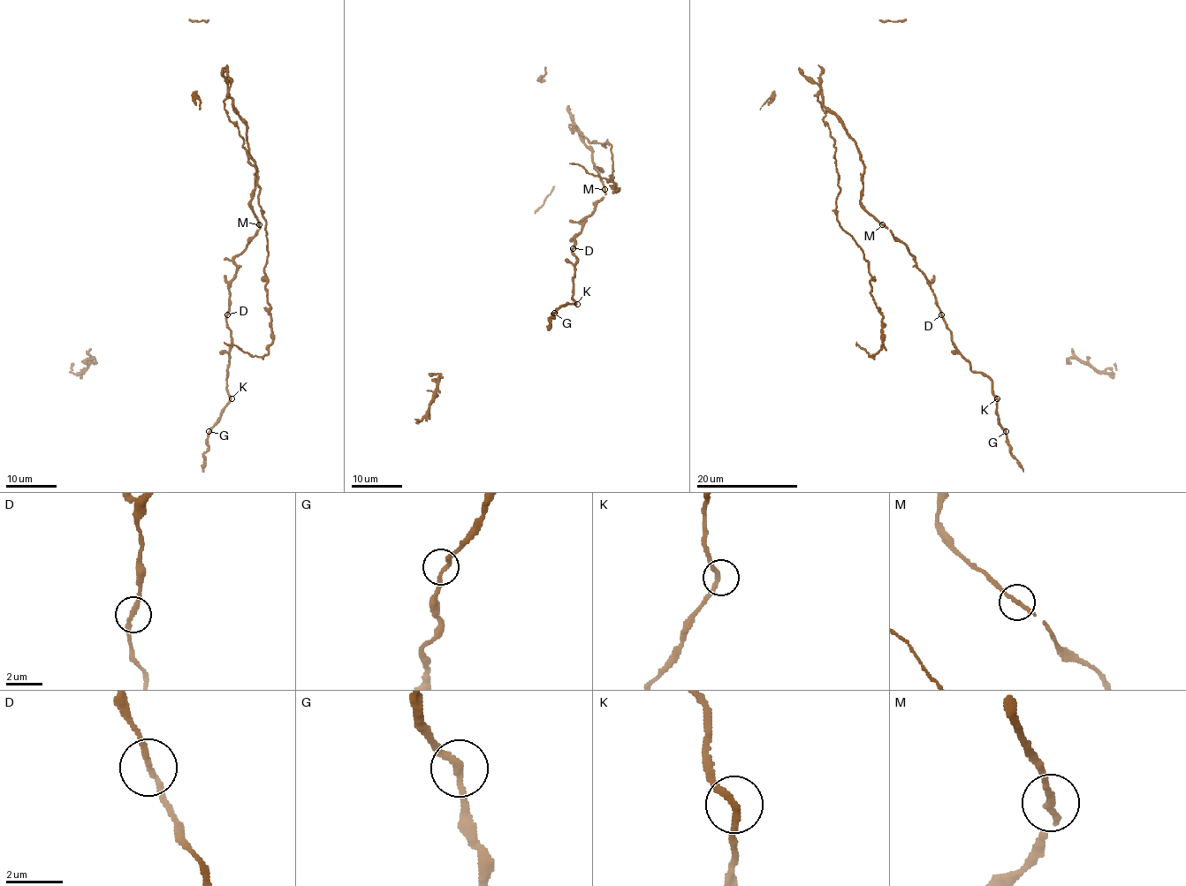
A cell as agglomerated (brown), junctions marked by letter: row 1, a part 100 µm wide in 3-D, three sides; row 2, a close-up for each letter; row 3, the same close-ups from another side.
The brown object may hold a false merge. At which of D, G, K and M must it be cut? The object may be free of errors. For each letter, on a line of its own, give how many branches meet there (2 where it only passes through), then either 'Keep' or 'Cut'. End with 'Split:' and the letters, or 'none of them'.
D: Branches: 2. Keep
G: Branches: 2. Keep
K: Branches: 2. Keep
M: Branches: 2. Cut
Split: M

